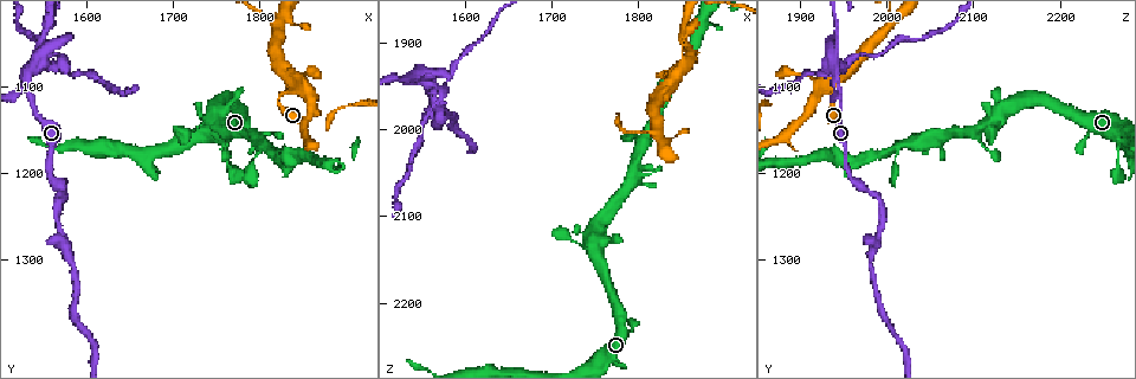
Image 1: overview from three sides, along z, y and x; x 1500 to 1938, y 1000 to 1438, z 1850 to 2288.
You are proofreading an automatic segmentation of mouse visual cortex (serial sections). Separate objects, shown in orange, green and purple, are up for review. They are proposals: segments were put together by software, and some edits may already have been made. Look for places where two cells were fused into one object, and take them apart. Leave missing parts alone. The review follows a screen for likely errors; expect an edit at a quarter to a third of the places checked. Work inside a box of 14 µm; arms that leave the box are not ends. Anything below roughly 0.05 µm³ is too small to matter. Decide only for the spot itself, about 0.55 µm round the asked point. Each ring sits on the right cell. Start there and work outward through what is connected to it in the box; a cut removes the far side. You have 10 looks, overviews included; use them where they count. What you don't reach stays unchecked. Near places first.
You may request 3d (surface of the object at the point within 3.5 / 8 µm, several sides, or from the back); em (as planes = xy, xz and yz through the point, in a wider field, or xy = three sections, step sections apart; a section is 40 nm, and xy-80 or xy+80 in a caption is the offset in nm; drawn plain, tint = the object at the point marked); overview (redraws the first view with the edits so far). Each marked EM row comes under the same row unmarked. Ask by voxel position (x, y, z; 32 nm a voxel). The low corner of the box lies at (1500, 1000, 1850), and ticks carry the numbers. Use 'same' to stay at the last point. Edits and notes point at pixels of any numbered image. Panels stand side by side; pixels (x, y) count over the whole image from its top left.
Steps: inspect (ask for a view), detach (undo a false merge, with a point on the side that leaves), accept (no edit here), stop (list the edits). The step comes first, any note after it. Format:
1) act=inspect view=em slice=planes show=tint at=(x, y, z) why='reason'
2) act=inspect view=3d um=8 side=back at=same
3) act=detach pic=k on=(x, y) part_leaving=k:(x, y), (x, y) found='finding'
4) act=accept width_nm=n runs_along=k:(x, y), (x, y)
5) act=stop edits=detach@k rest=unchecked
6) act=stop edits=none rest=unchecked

act=inspect view=3d um=3.5 side=back at=(1845, 1100, 1930) why='four-way junction'

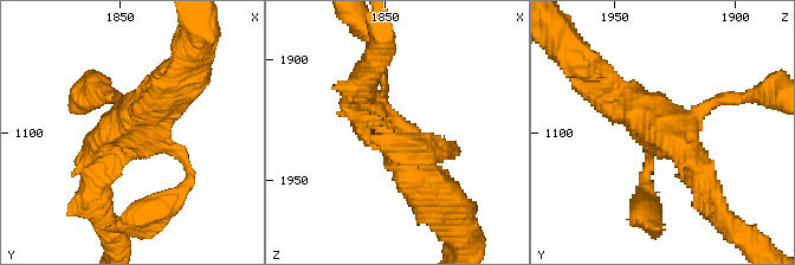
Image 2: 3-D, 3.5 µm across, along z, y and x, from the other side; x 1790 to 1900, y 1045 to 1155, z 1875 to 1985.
act=inspect view=em slice=xy step=1 show=tint at=(1845, 1102, 1930) arms=4 arm_widths_nm=150,150,350,450 why='now the EM'

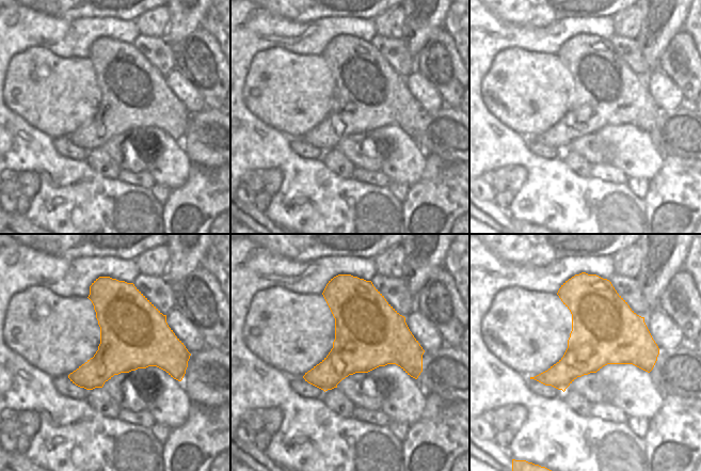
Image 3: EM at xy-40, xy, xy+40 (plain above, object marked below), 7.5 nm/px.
act=accept runs_along=2:(645, 175), (664, 139), (609, 98) found='continuous, no second cell'

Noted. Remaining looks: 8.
act=inspect view=em slice=planes show=tint at=(1740, 1140, 2130) why='abrupt turn'

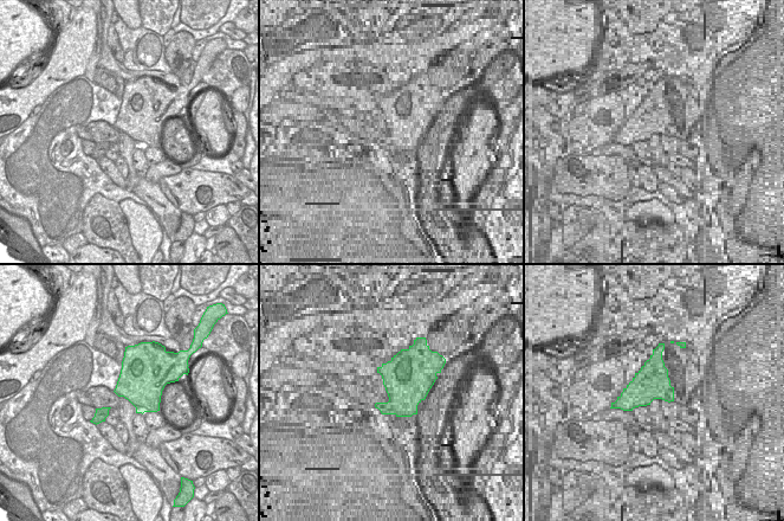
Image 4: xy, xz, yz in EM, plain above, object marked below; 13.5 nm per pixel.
act=inspect view=3d um=3.5 at=same why='see where the arms go'

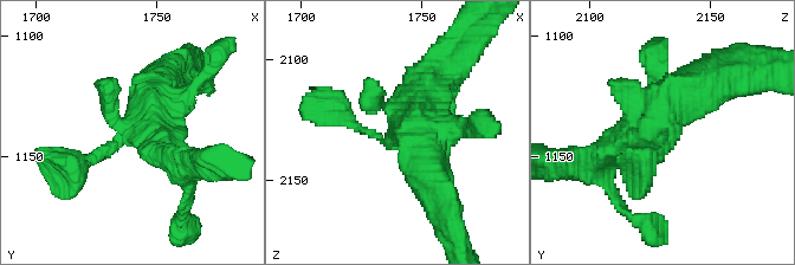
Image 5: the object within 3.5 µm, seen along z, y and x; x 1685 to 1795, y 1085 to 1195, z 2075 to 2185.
act=accept runs_along=5:(721, 78), (676, 92), (600, 154) found='continuous, no second cell'

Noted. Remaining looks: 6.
act=inspect view=3d um=3.5 at=(1820, 1030, 2000) why='three arms meet'

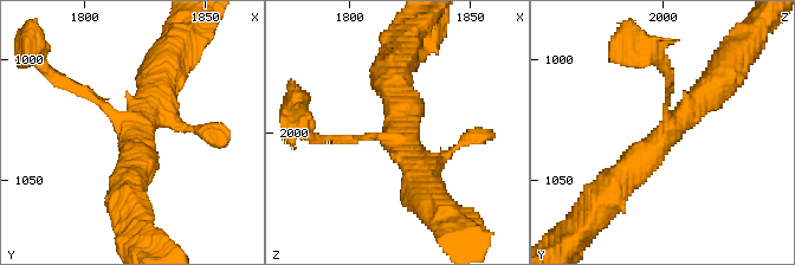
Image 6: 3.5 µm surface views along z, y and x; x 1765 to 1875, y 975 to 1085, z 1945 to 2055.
act=inspect view=em slice=xy step=1 show=tint at=(1820, 1030, 2002)

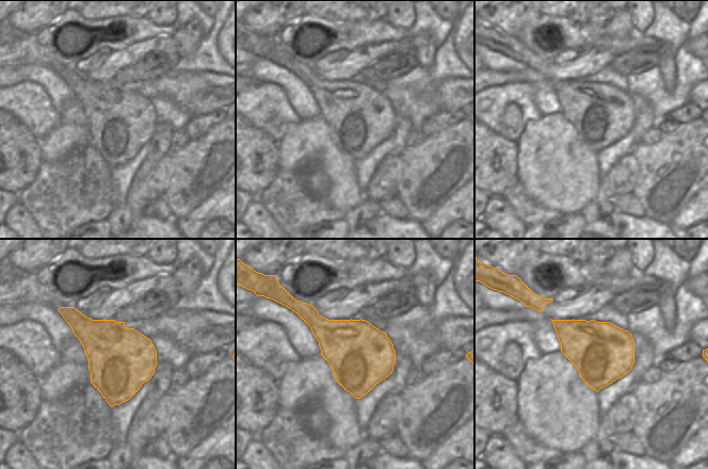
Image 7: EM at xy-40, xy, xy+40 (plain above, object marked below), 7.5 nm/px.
act=accept width_nm=480 runs_along=6:(609, 192), (721, 79) found='one cell here'

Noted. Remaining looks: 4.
act=inspect view=3d um=3.5 at=(1545, 1070, 1940) why='abrupt turn'

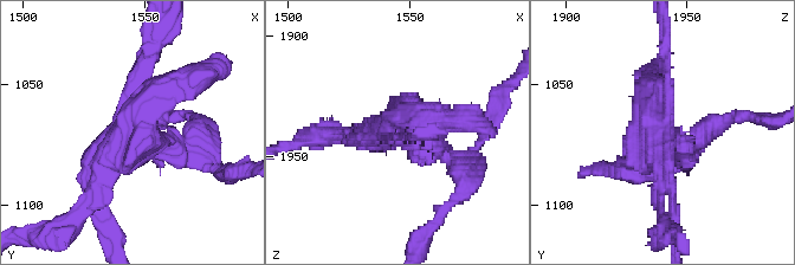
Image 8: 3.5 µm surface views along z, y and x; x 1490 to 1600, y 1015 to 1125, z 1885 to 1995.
act=inspect view=em slice=xy step=5 show=tint at=(1547, 1073, 1937) why='need the tissue'

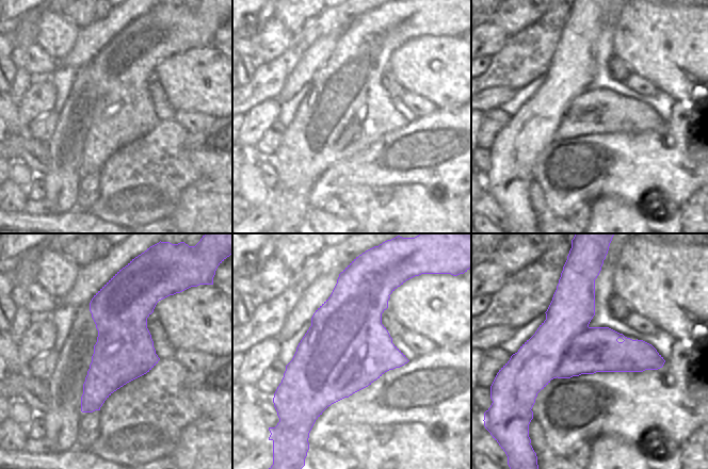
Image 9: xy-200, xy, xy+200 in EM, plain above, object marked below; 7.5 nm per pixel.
act=detach pic=8 on=(156, 155) found='a second cell is stuck on'

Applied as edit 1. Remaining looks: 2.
act=stop edits=detach@8 rest=unchecked

